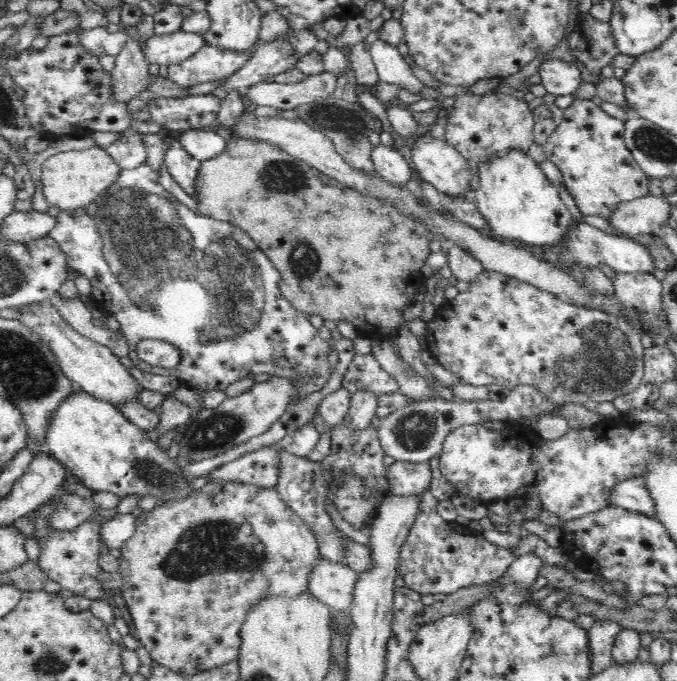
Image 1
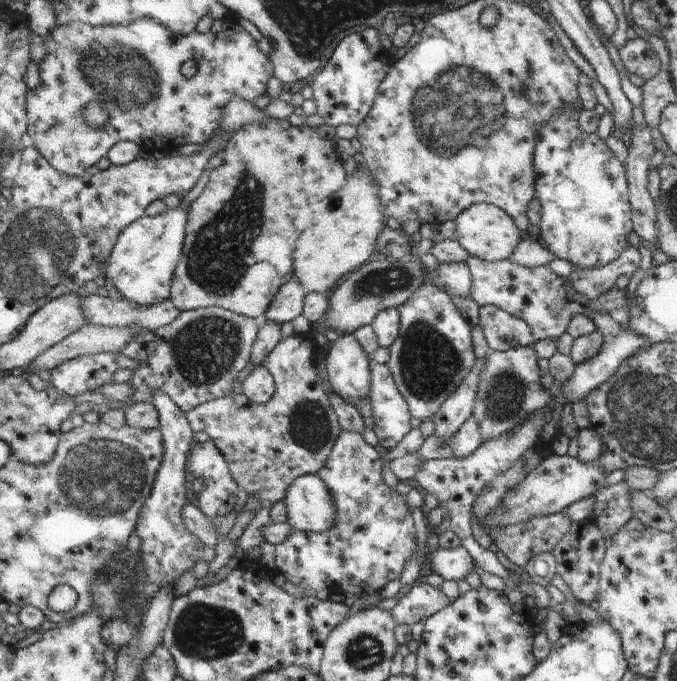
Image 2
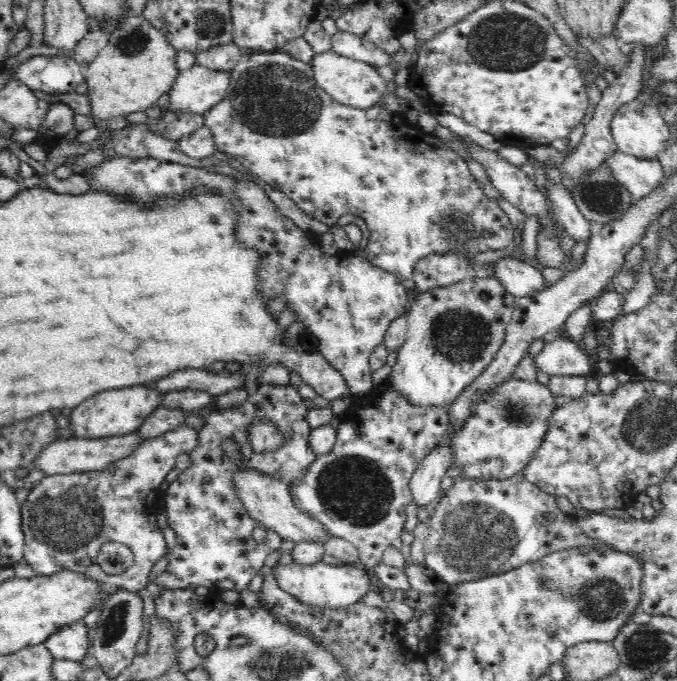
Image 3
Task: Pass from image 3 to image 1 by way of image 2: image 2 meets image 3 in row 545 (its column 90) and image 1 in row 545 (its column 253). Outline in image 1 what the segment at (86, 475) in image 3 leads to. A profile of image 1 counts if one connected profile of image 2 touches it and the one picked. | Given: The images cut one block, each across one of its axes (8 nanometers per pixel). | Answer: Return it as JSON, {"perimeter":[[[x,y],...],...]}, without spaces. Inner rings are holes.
{"perimeter":[[[62,492],[64,494],[64,502],[56,502],[56,504],[42,504],[38,506],[36,510],[28,512],[24,516],[26,522],[30,522],[32,526],[32,538],[38,540],[38,546],[40,546],[40,568],[44,572],[46,578],[52,578],[56,580],[64,592],[70,592],[70,594],[76,594],[76,596],[82,596],[82,598],[88,598],[88,600],[104,600],[106,604],[110,604],[112,600],[112,592],[110,588],[104,586],[100,574],[100,564],[98,564],[98,558],[100,558],[100,530],[102,530],[102,522],[104,518],[98,516],[98,518],[90,518],[86,522],[82,522],[76,530],[60,530],[60,528],[54,528],[52,526],[52,514],[58,514],[60,510],[64,510],[64,506],[68,506],[68,498],[70,498],[70,492]]]}

